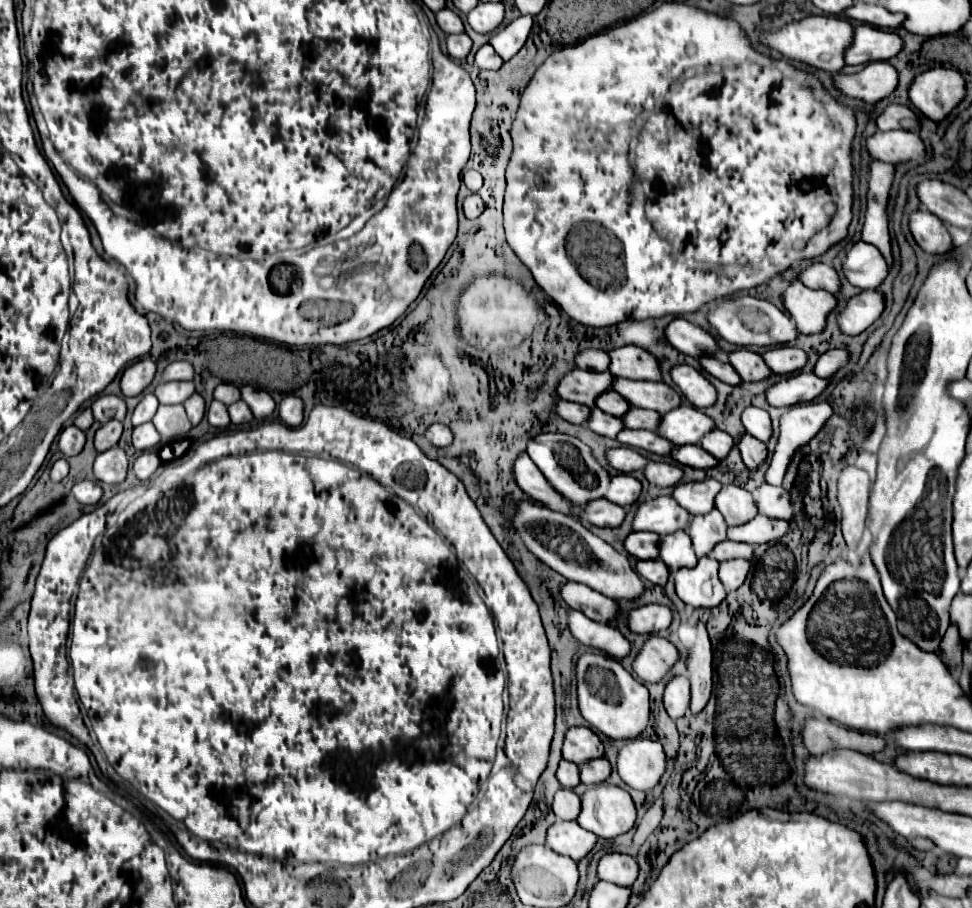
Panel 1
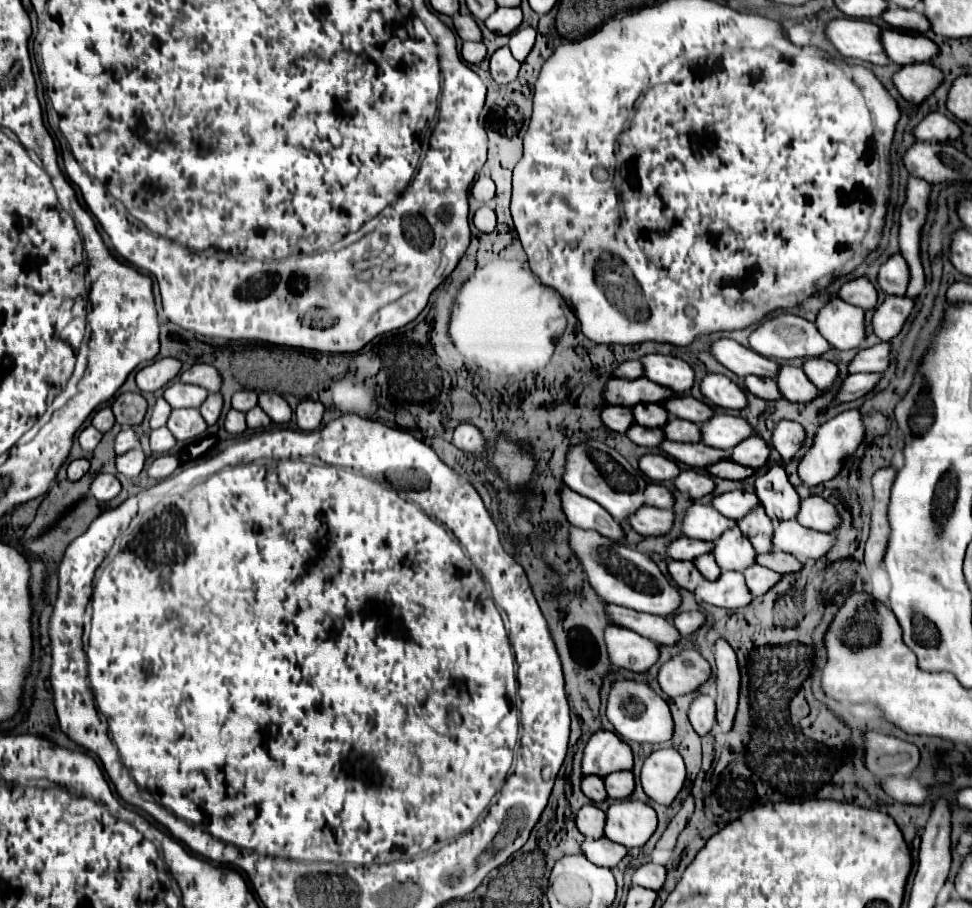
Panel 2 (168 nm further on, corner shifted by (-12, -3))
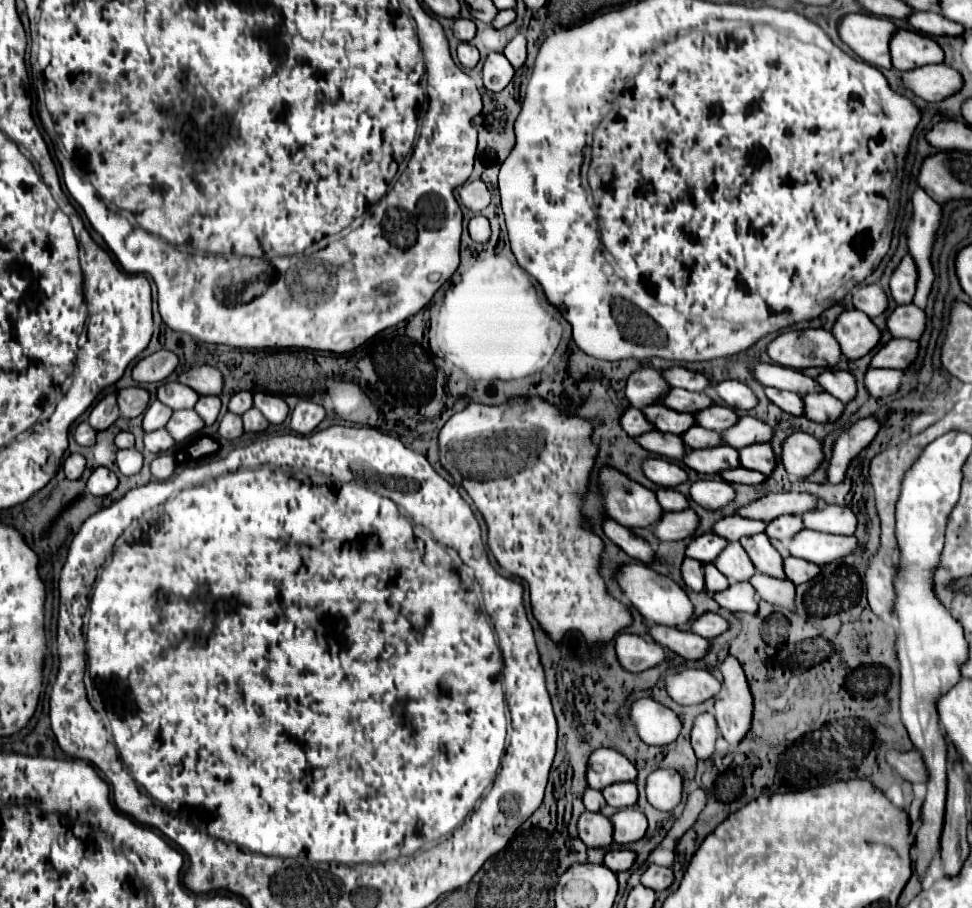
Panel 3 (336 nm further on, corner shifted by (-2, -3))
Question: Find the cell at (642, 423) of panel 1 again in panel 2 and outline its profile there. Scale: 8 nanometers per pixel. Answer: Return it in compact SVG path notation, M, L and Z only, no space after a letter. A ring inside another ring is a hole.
M670 417L666 421L666 425L662 427L664 437L670 441L700 441L698 439L698 425L686 419L678 419L678 417Z

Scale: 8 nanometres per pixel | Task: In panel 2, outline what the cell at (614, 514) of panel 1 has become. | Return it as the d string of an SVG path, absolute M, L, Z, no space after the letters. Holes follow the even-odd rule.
M640 507L634 511L626 523L640 535L662 535L672 527L674 513L670 509L656 509L656 507Z

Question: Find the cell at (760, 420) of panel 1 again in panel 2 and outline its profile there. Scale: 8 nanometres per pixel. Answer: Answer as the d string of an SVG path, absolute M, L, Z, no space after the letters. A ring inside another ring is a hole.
M784 419L772 429L772 445L782 455L784 461L796 455L802 441L804 441L804 429L794 421Z

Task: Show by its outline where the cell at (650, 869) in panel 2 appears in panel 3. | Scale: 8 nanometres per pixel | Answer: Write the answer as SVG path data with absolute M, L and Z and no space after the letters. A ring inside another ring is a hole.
M650 865L644 875L642 875L642 885L650 887L654 891L664 891L672 885L674 873L670 867L660 867L660 865Z

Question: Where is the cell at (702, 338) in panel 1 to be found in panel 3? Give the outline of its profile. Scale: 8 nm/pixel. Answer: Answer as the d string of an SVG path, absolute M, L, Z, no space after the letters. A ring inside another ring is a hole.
M752 363L752 373L766 387L776 387L784 391L792 391L798 395L806 393L824 393L820 383L804 373L788 367L780 367L776 363Z

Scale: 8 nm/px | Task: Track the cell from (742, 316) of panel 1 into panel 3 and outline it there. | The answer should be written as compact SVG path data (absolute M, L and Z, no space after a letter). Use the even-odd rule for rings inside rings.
M788 329L770 343L768 355L774 363L798 371L806 367L830 369L844 359L840 343L826 329Z

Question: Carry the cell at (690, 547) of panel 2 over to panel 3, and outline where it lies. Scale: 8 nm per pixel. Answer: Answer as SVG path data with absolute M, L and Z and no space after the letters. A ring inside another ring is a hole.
M706 533L696 537L688 549L686 549L686 557L698 559L702 563L714 563L716 557L724 551L724 547L728 545L728 541L716 533Z

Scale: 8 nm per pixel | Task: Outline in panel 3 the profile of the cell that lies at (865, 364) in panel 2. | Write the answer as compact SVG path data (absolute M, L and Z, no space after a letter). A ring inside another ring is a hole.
M892 339L886 343L872 359L872 367L888 367L888 369L908 369L920 351L918 341L910 339Z

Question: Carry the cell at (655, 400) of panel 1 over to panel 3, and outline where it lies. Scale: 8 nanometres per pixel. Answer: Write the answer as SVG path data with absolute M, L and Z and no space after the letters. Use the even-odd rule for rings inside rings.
M714 405L714 407L708 407L700 413L694 415L696 417L696 423L702 425L704 429L712 429L712 431L726 431L730 429L740 417L734 409L730 407L720 407L720 405Z

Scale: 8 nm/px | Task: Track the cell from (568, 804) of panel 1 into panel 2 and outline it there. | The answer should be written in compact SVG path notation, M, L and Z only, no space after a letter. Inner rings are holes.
M588 803L584 805L578 815L576 815L576 825L578 825L578 831L584 835L584 837L590 837L590 839L600 839L602 837L602 827L604 827L604 811L598 809L594 803Z

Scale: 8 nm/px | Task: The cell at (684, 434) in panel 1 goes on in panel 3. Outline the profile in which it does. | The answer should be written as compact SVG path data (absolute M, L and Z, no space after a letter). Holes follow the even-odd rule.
M740 417L740 421L734 427L720 435L726 445L742 449L752 443L770 443L774 437L774 429L756 417Z

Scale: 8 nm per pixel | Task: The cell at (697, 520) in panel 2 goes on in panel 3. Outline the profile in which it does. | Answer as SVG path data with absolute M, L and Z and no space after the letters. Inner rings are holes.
M740 515L724 517L724 519L716 521L716 525L714 525L714 533L728 541L738 541L742 537L748 537L754 533L764 533L764 531L766 531L764 521L752 521L752 519L740 517Z

